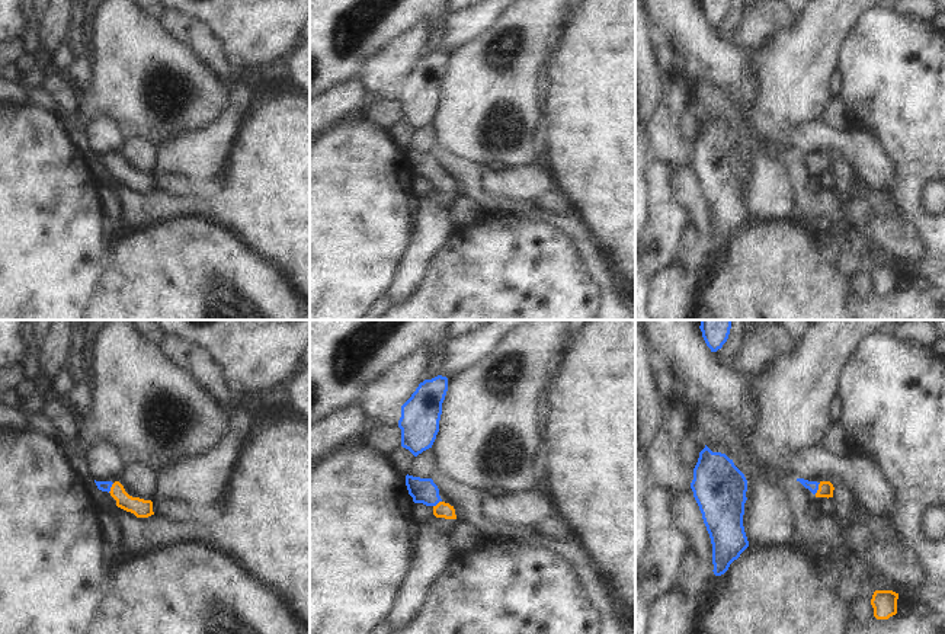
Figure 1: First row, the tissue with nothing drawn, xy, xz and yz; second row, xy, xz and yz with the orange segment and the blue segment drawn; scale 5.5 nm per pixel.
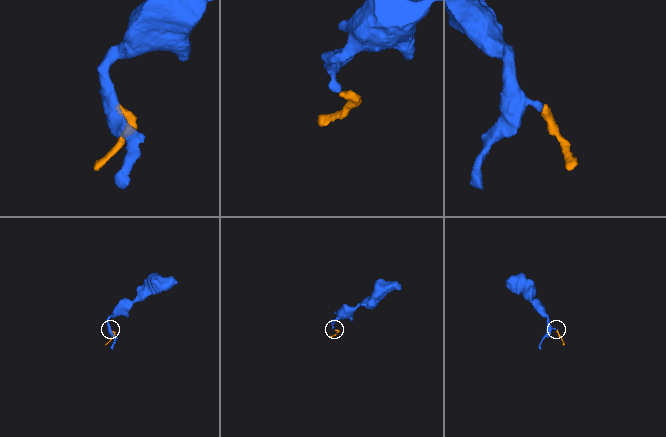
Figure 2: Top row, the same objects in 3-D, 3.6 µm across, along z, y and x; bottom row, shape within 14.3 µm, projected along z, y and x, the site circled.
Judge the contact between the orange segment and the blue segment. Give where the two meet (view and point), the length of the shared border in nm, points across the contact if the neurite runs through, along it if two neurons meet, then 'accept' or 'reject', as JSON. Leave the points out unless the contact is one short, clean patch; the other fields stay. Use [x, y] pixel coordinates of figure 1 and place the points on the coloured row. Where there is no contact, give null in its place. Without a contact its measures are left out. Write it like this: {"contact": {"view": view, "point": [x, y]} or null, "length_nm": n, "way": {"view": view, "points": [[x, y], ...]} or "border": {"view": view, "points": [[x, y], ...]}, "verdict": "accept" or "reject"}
{"contact": {"view": "yz", "point": [819, 489]}, "length_nm": 70, "way": {"view": "yz", "points": [[826, 489], [819, 489], [813, 486]]}, "verdict": "accept"}

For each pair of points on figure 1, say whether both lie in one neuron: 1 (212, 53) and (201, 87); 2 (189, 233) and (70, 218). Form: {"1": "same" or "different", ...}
{"1": "different", "2": "different"}

